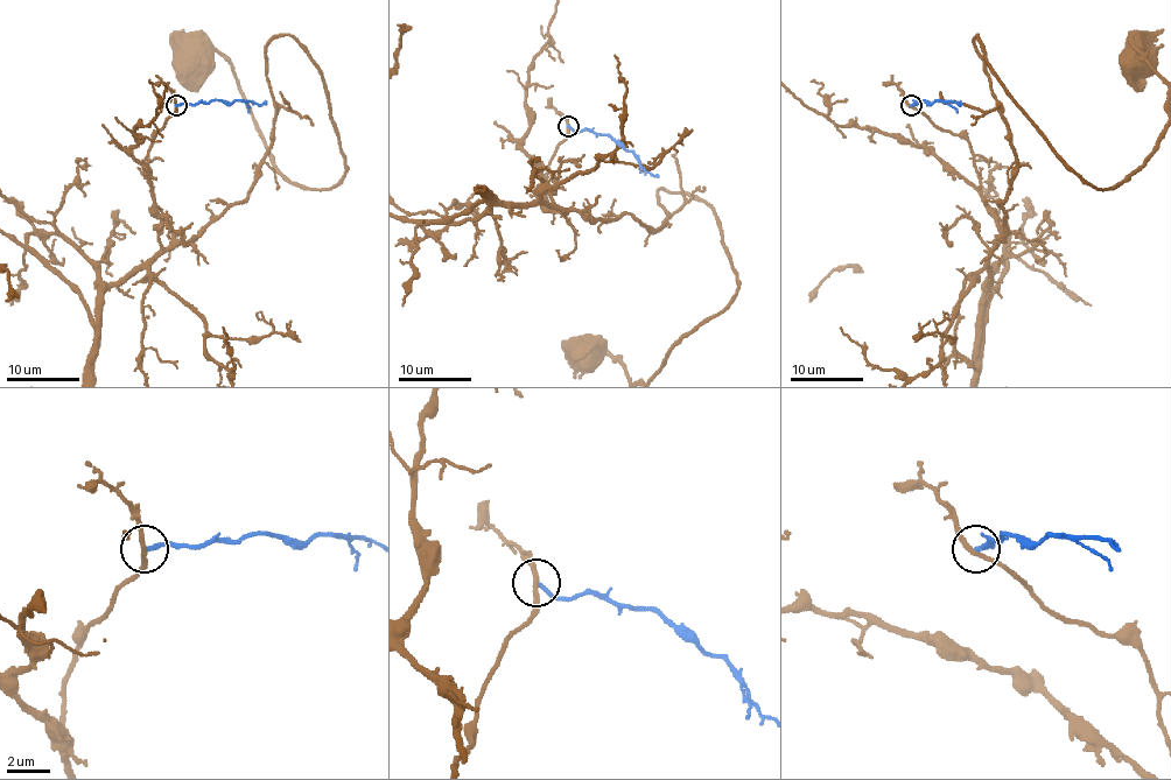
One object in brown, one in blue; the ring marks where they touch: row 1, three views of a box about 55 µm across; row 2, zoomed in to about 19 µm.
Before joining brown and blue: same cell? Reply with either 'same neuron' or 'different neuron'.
different neuron

